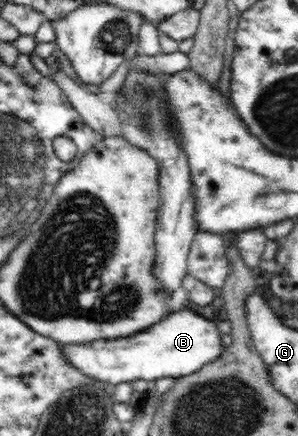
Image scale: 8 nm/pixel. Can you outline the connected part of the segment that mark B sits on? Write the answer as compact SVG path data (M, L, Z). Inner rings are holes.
M184 308L168 313L156 324L127 337L98 339L88 344L60 344L65 360L86 376L102 383L120 384L135 380L149 383L165 376L180 378L199 371L223 352L220 331L214 321L206 320Z

